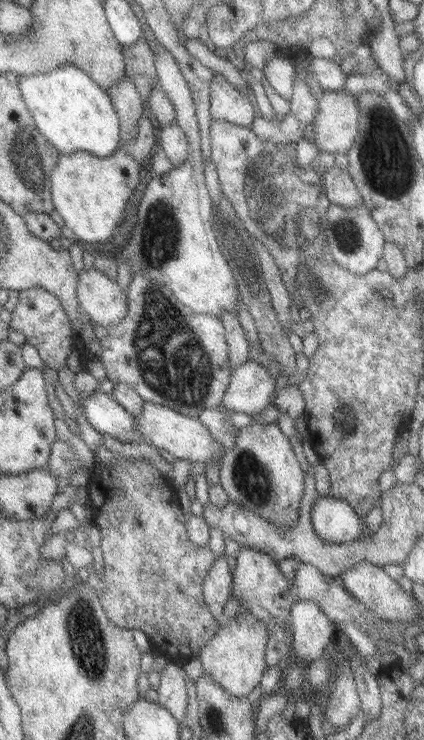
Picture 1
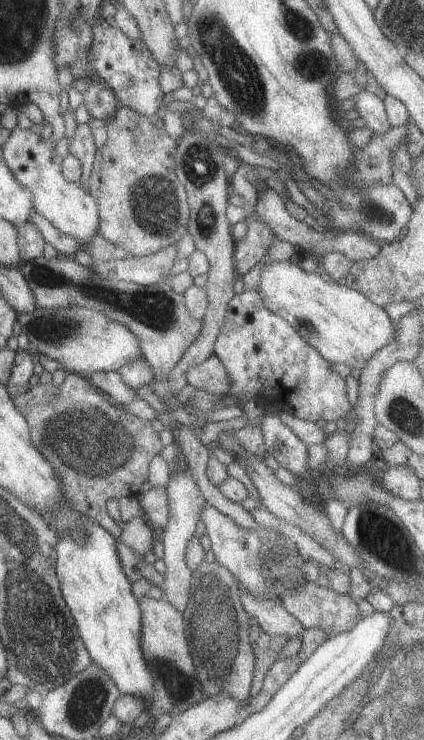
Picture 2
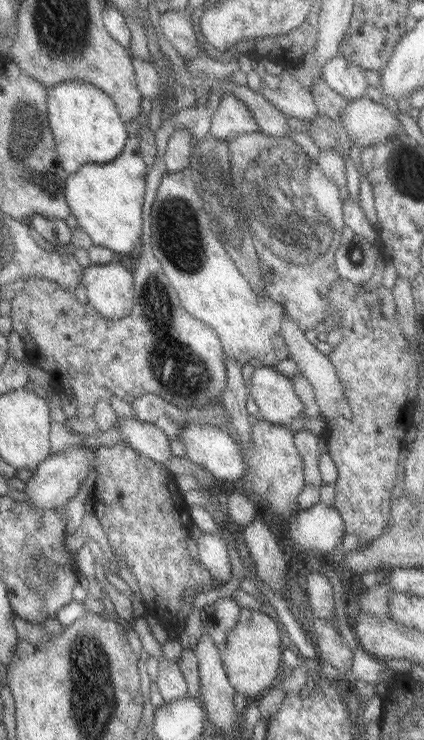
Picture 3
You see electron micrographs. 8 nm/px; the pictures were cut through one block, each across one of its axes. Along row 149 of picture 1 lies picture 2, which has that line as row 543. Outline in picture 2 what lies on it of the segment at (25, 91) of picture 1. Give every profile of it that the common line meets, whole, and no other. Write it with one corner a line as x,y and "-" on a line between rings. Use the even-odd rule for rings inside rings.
73,512
73,526
55,532
55,576
59,592
75,618
77,634
93,660
105,674
109,674
119,694
151,694
151,676
145,668
139,650
139,604
131,594
131,584
121,570
117,556
117,540
93,518

